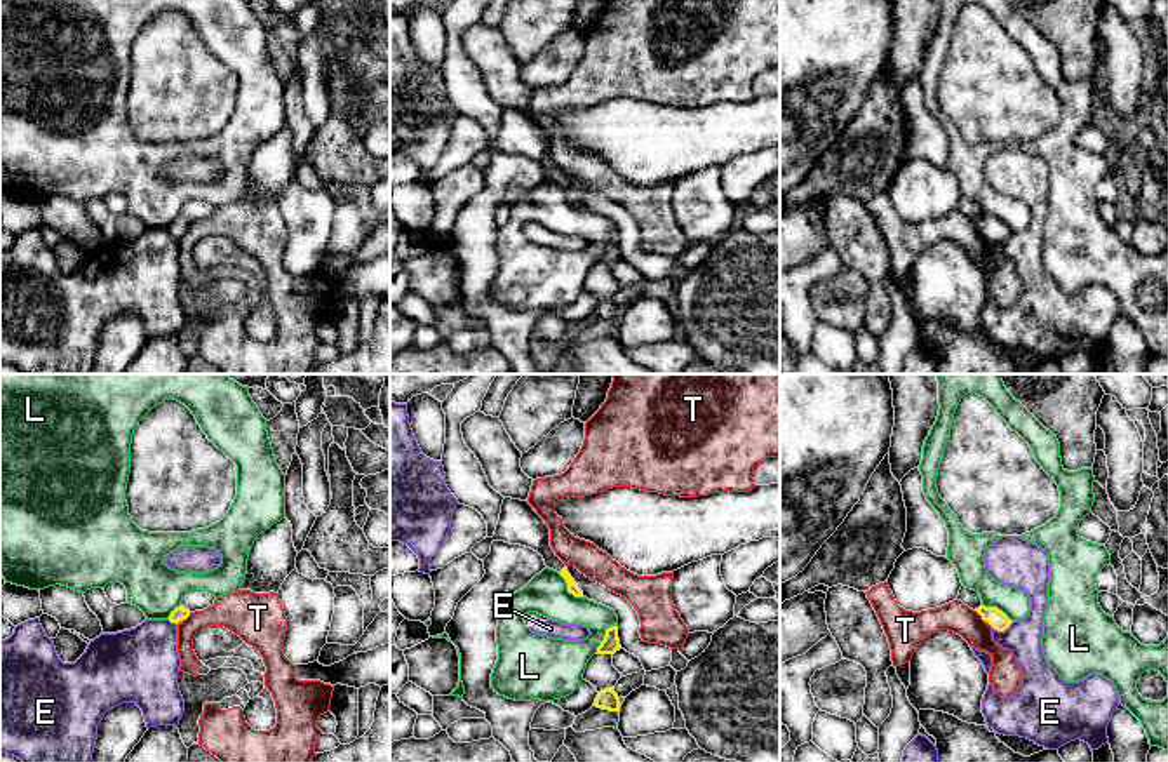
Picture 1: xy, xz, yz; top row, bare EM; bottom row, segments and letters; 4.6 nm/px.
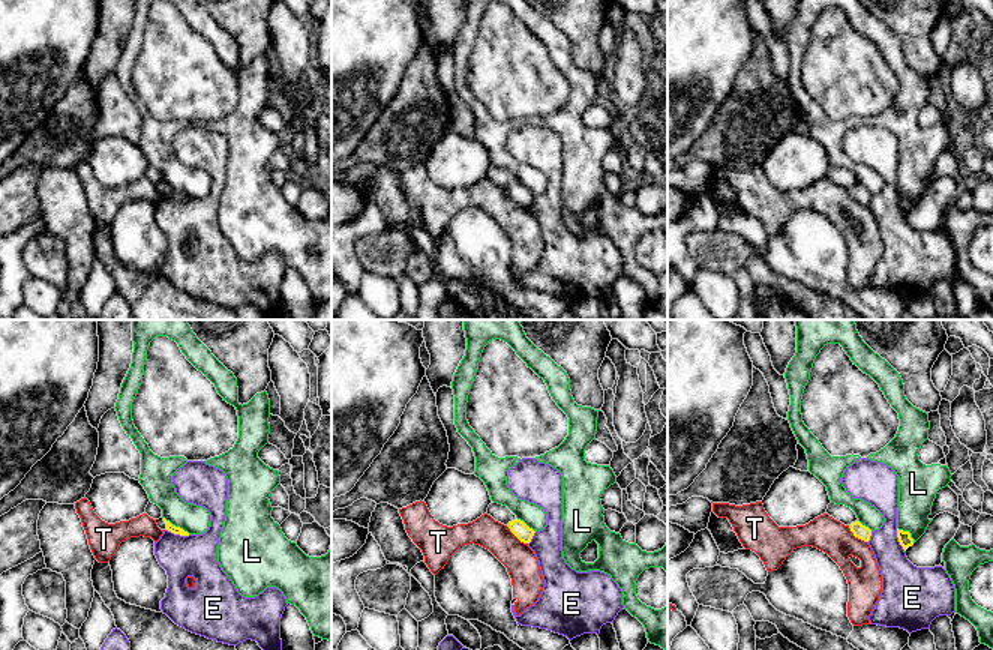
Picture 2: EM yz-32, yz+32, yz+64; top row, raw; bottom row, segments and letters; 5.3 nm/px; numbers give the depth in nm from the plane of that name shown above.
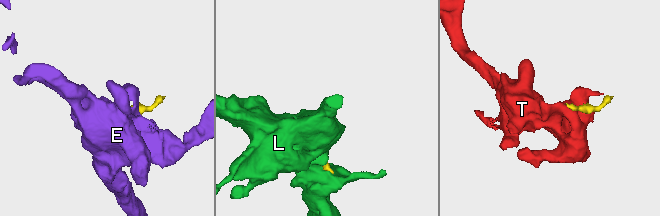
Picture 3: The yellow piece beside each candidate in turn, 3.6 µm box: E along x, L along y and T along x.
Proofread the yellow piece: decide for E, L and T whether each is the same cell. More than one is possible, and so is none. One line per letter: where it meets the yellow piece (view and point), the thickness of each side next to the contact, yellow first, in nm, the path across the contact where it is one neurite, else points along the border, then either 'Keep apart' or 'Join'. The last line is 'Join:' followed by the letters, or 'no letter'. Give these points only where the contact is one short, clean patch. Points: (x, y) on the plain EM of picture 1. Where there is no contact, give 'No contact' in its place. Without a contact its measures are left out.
E: Touches yellow at yz (1003, 240). Thickness 90 nm (yellow) against 170 nm. Boundary: yz (1013, 232), (1003, 240), (994, 240). Keep apart
L: Touches yellow at xz (568, 199). Thickness 50 nm (yellow) against 190 nm. Keep apart
T: Touches yellow at yz (984, 230). Thickness 90 nm (yellow) against 140 nm. Boundary: yz (975, 220), (994, 239). Keep apart
Join: no letter

